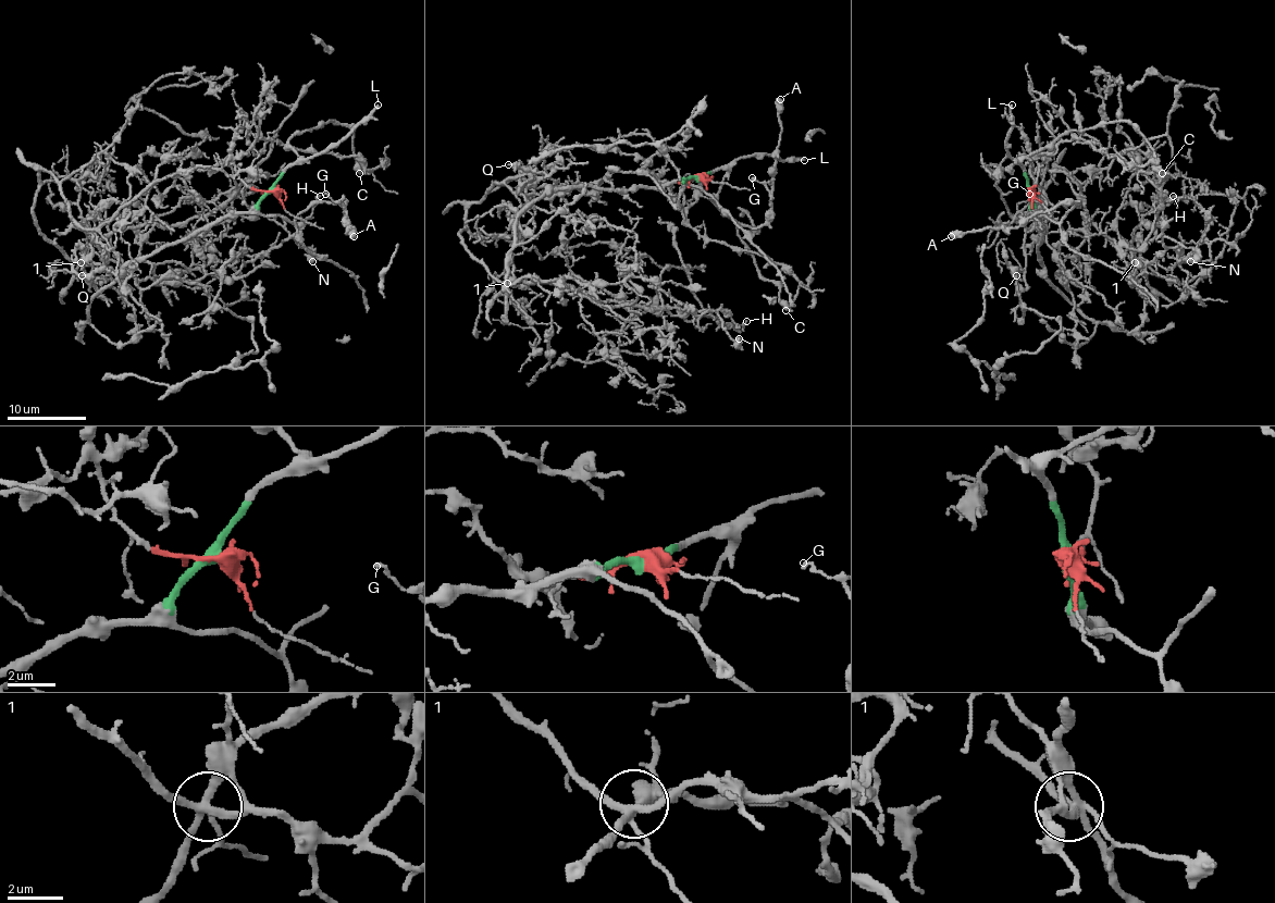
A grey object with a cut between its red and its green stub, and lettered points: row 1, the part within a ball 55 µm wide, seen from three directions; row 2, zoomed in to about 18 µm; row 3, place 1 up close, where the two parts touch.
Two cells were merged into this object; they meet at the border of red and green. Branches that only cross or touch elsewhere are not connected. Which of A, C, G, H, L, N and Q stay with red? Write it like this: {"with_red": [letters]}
{"with_red": ["H", "N", "Q"]}

